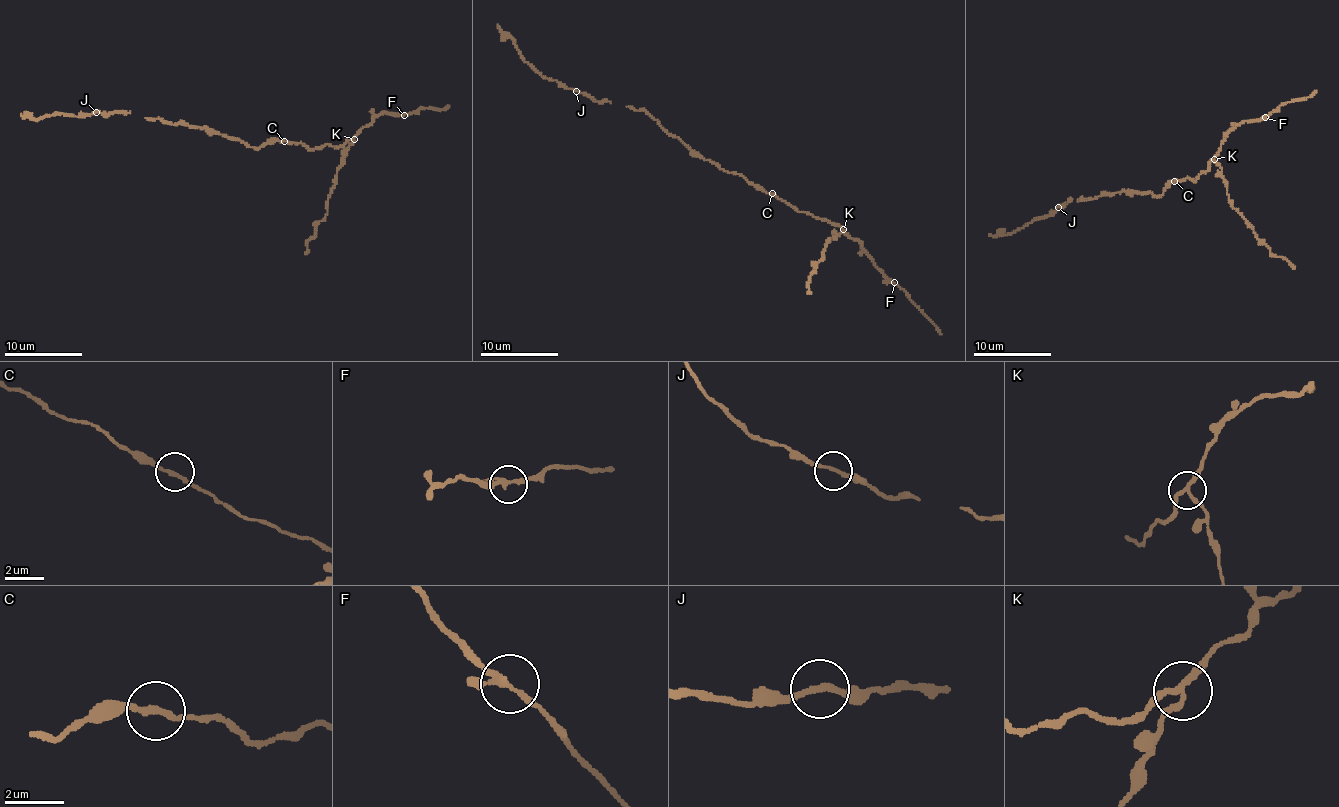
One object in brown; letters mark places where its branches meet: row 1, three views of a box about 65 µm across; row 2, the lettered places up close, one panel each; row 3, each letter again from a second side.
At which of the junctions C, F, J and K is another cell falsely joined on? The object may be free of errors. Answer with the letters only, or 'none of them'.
K

